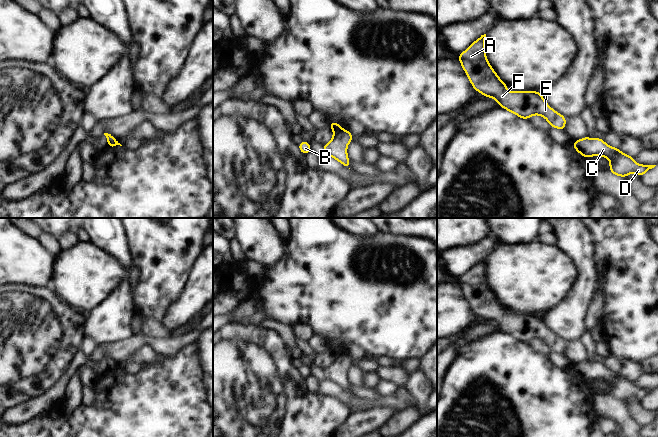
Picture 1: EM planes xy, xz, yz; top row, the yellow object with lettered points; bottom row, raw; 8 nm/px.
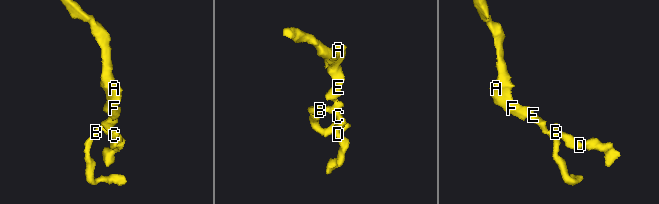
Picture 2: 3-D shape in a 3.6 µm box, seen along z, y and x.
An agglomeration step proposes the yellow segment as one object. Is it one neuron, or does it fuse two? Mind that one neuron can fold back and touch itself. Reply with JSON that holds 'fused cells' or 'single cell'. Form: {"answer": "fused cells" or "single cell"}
{"answer": "fused cells"}

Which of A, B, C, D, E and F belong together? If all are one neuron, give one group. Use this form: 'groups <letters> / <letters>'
groups A E F / B C D

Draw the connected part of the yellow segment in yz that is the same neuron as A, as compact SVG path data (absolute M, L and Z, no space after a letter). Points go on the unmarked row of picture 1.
M486 258L481 259L479 263L473 266L458 282L468 300L473 312L482 317L485 321L493 322L497 325L500 331L516 338L523 343L529 343L532 339L543 340L550 348L565 355L566 342L552 333L543 323L542 318L537 315L516 315L509 316L506 313L508 310L498 301L491 289L488 287L485 277Z

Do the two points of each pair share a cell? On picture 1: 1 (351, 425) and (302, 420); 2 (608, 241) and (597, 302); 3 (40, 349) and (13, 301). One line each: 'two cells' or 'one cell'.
1: two cells
2: two cells
3: one cell

